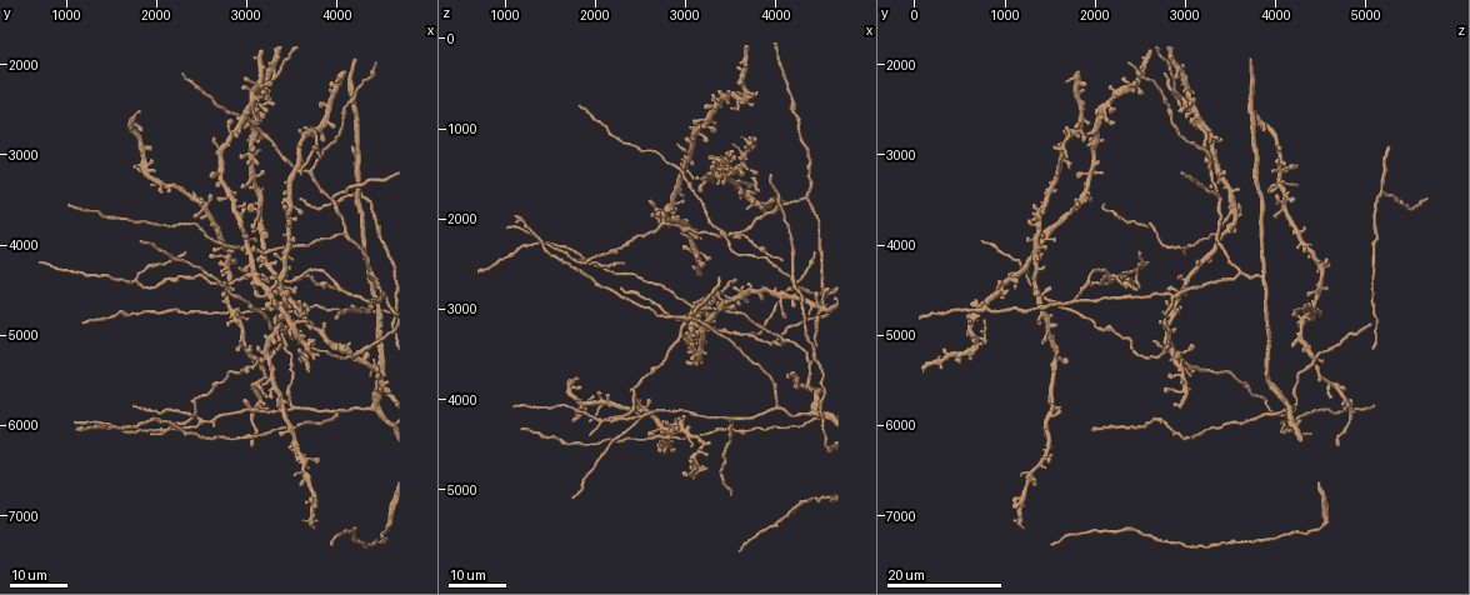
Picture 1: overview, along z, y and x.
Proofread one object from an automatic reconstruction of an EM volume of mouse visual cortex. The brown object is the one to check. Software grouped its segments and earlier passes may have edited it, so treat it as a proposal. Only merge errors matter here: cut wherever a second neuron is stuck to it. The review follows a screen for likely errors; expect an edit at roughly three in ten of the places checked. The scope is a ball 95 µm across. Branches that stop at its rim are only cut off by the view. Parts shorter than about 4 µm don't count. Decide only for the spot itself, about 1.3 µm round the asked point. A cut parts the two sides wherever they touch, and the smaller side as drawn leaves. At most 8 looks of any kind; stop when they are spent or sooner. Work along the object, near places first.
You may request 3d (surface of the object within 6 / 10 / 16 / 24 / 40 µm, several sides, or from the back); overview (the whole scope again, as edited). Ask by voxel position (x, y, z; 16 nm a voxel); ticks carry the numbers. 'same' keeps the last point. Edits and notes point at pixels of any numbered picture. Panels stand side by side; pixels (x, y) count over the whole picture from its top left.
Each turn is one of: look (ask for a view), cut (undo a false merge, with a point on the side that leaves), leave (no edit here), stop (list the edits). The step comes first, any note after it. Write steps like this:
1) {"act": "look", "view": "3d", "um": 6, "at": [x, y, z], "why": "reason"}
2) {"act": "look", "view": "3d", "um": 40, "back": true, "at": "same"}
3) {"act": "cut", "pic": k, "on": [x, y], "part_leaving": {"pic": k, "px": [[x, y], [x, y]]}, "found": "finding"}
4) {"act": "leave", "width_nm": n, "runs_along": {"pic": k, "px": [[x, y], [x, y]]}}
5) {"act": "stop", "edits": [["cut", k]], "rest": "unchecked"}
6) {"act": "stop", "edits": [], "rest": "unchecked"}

{"act": "look", "view": "3d", "um": 24, "at": [3300, 2150, 2900]}

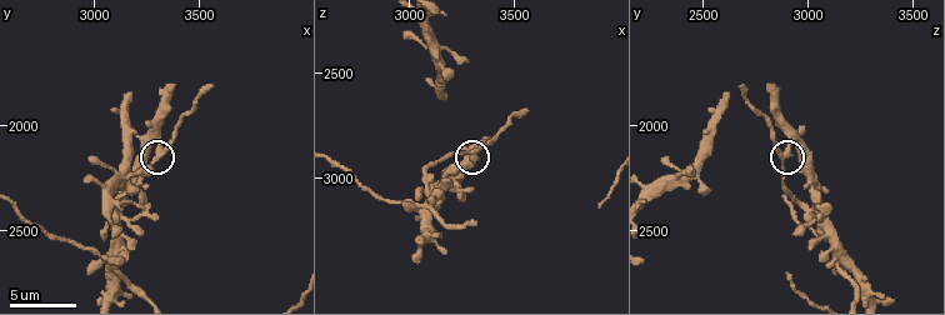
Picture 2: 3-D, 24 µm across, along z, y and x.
{"act": "look", "view": "3d", "um": 6, "at": [3320, 2120, 2880], "why": "closer look"}

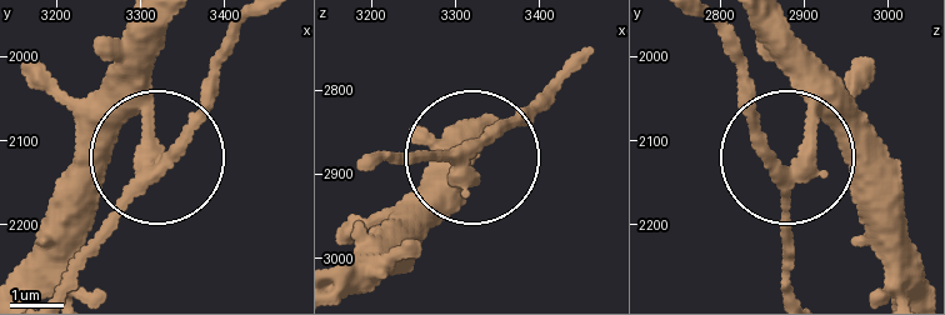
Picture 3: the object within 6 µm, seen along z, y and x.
{"act": "leave", "arms": 3, "runs_along": {"pic": 3, "px": [[364, 163], [475, 154], [538, 96]]}, "found": "continuous, no second neuron"}

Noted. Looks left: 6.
{"act": "look", "view": "3d", "um": 24, "at": [3950, 3500, 3350], "why": "three-way junction"}

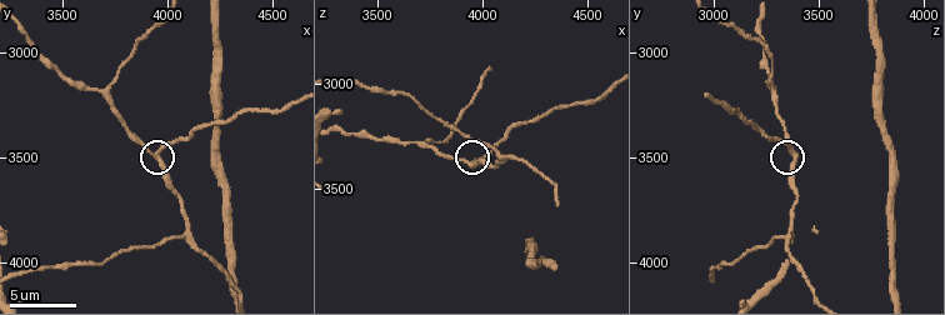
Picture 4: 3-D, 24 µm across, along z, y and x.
{"act": "look", "view": "3d", "um": 6, "at": [3940, 3490, 3380]}

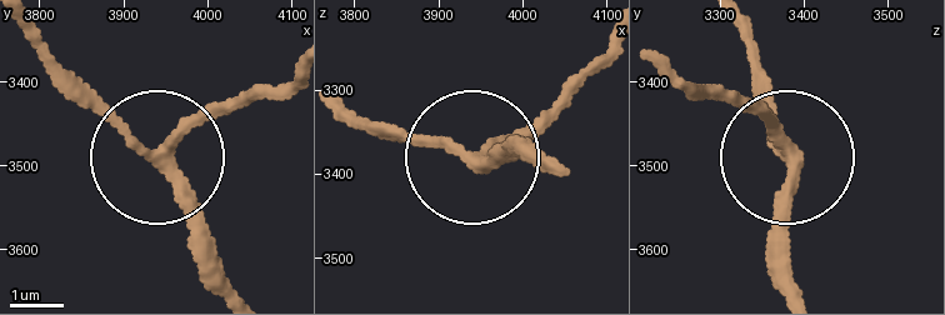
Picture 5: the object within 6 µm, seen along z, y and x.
{"act": "leave", "width_nm": 220, "runs_along": {"pic": 5, "px": [[550, 160], [488, 155], [569, 106]]}, "found": "continuous, no second neuron"}

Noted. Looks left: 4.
{"act": "look", "view": "3d", "um": 16, "at": [1750, 4350, 2450], "why": "a fork"}

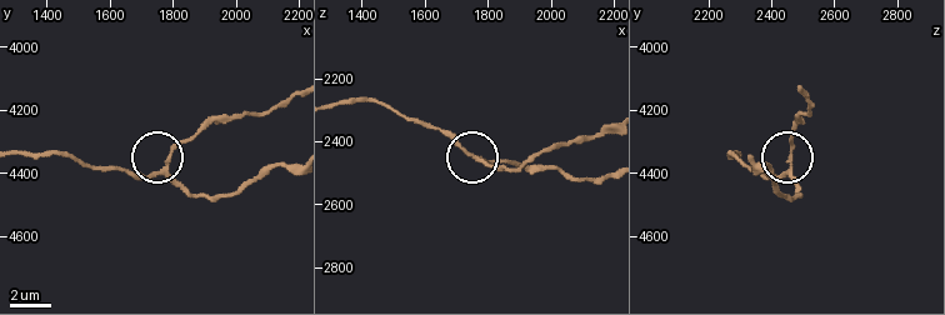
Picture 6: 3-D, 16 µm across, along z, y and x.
{"act": "look", "view": "3d", "um": 6, "at": [1760, 4390, 2450], "why": "zoom in"}

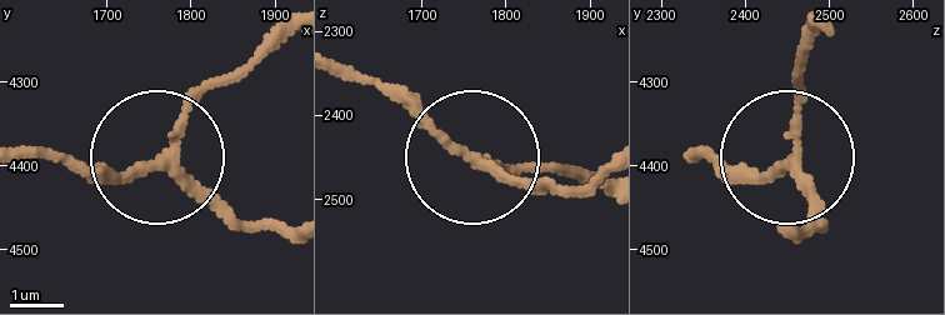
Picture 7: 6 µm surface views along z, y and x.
{"act": "look", "view": "3d", "um": 6, "back": true, "at": [1760, 4395, 2455]}

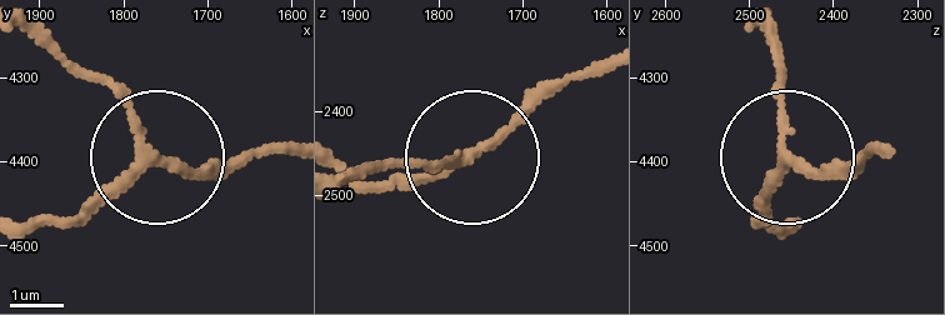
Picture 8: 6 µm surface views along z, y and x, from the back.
{"act": "cut", "pic": 8, "on": [110, 84], "width_nm": 170, "part_leaving": {"pic": 8, "px": [[146, 156], [120, 94], [26, 36]]}, "found": "a second neuron is stuck on"}

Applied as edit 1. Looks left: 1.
{"act": "stop", "edits": [["cut", 8]], "rest": "unchecked"}

